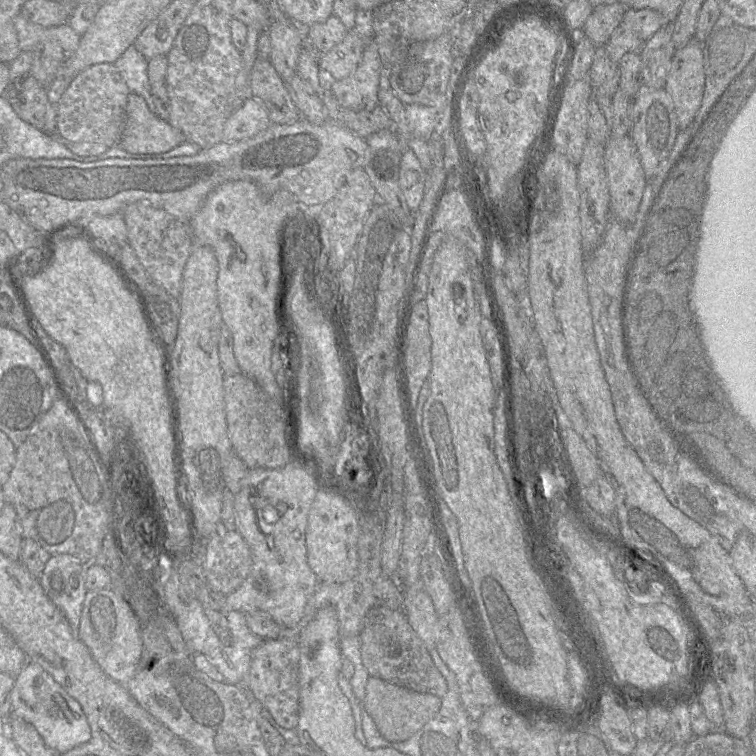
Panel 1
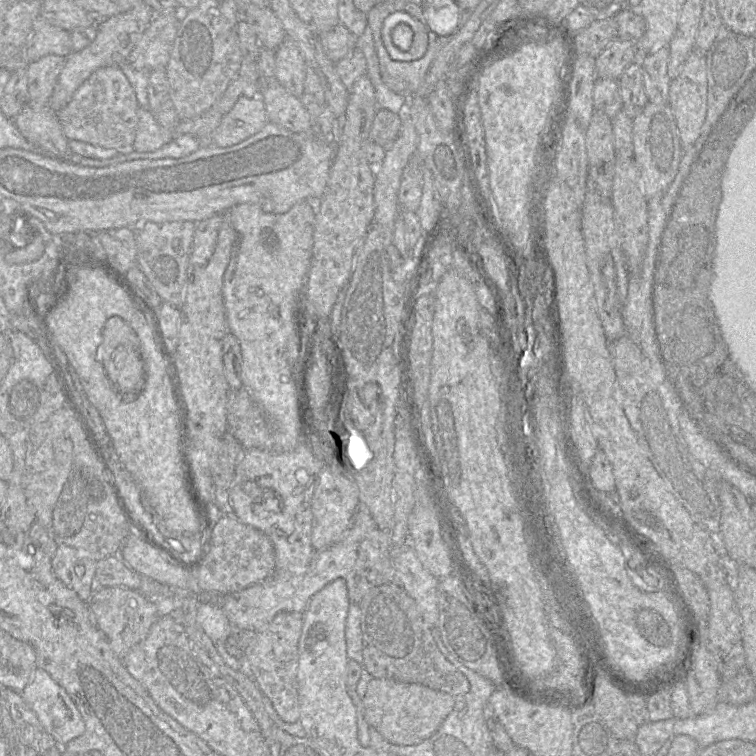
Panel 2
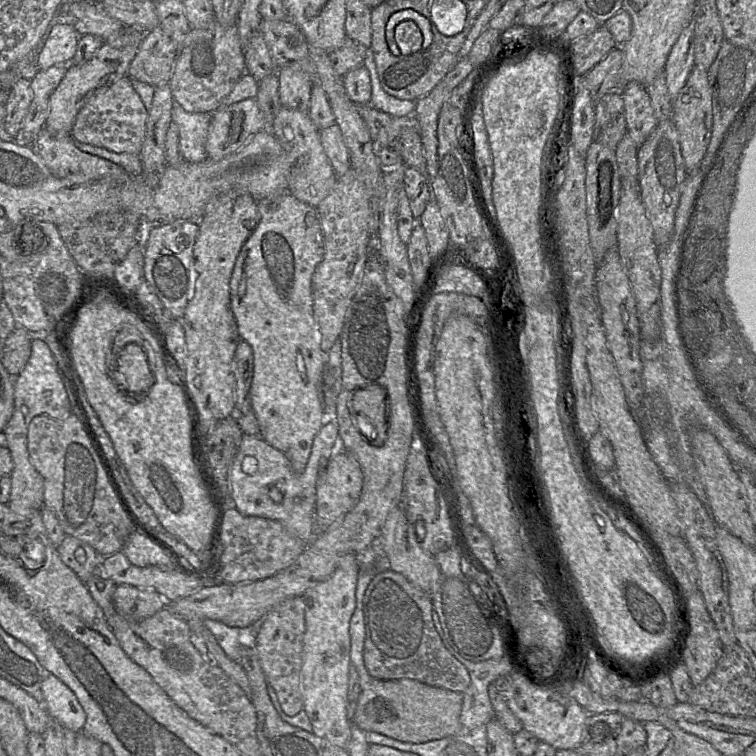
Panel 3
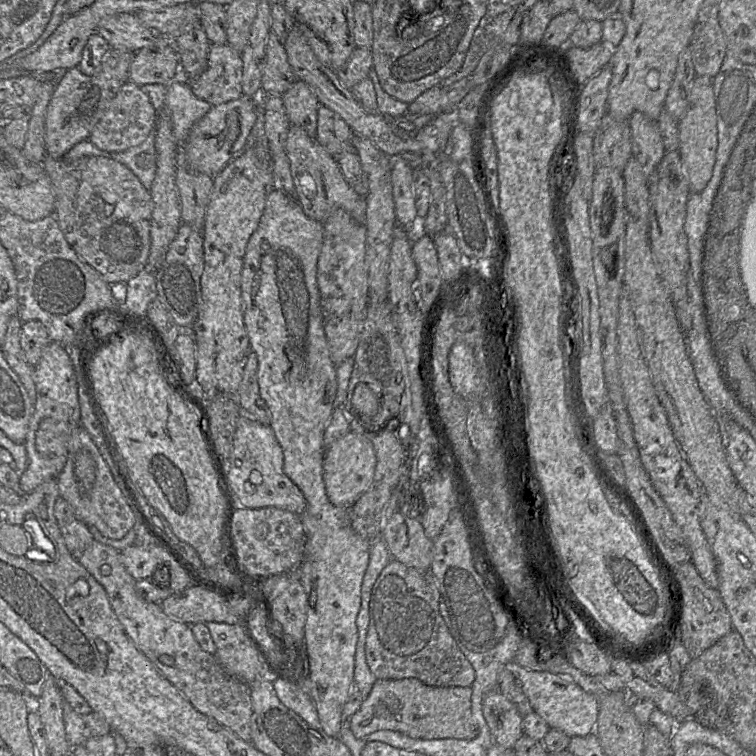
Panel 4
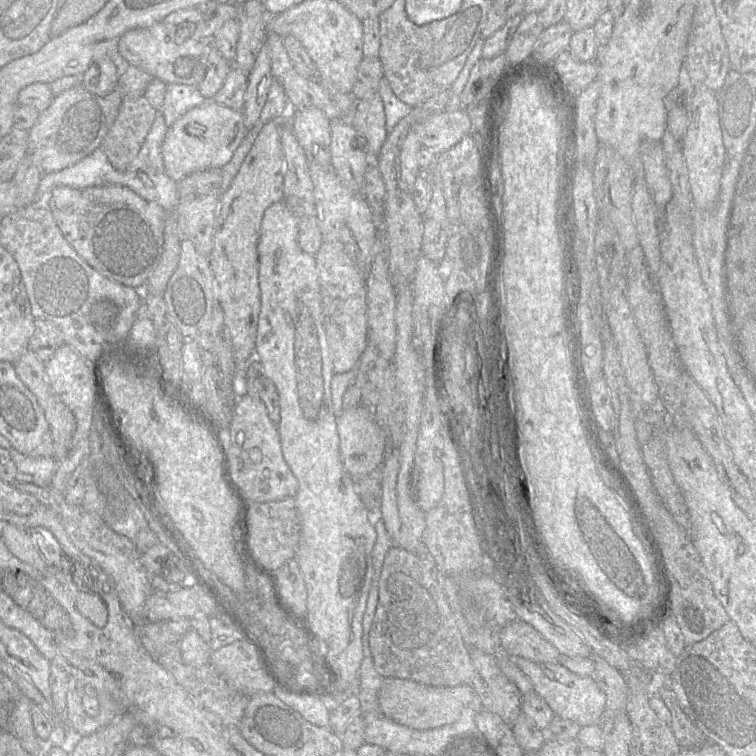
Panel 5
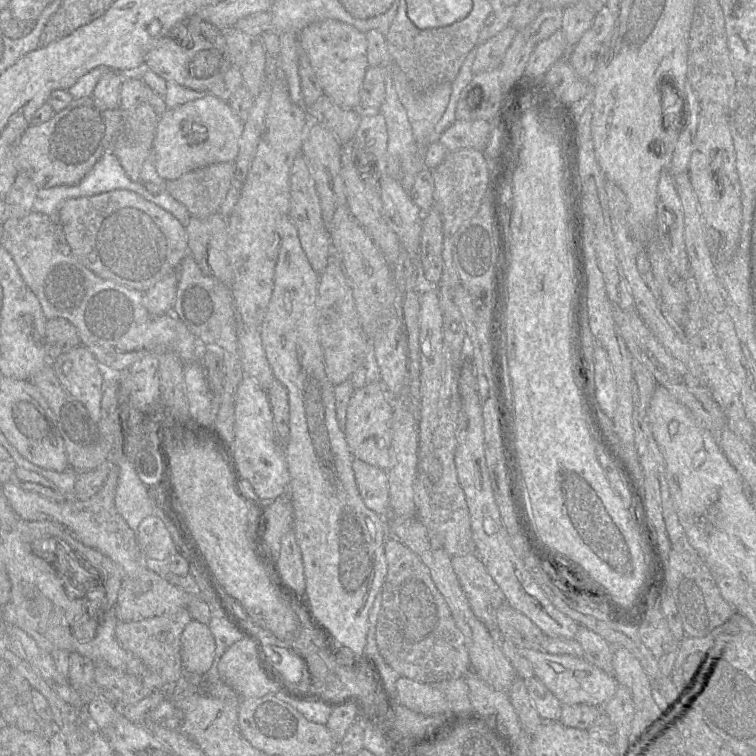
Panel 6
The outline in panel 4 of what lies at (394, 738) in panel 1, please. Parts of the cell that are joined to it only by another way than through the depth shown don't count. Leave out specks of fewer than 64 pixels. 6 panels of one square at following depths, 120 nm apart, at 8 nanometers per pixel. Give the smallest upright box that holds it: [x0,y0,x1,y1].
[349,678,479,740]

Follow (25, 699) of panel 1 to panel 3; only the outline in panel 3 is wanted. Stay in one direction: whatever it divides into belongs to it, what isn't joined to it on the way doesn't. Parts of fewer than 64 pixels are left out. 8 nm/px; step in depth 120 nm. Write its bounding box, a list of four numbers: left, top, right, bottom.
[41,674,86,731]

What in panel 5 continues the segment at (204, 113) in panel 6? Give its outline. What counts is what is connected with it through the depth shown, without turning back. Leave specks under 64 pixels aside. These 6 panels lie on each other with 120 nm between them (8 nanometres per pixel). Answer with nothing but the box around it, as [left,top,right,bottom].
[162,100,248,182]

